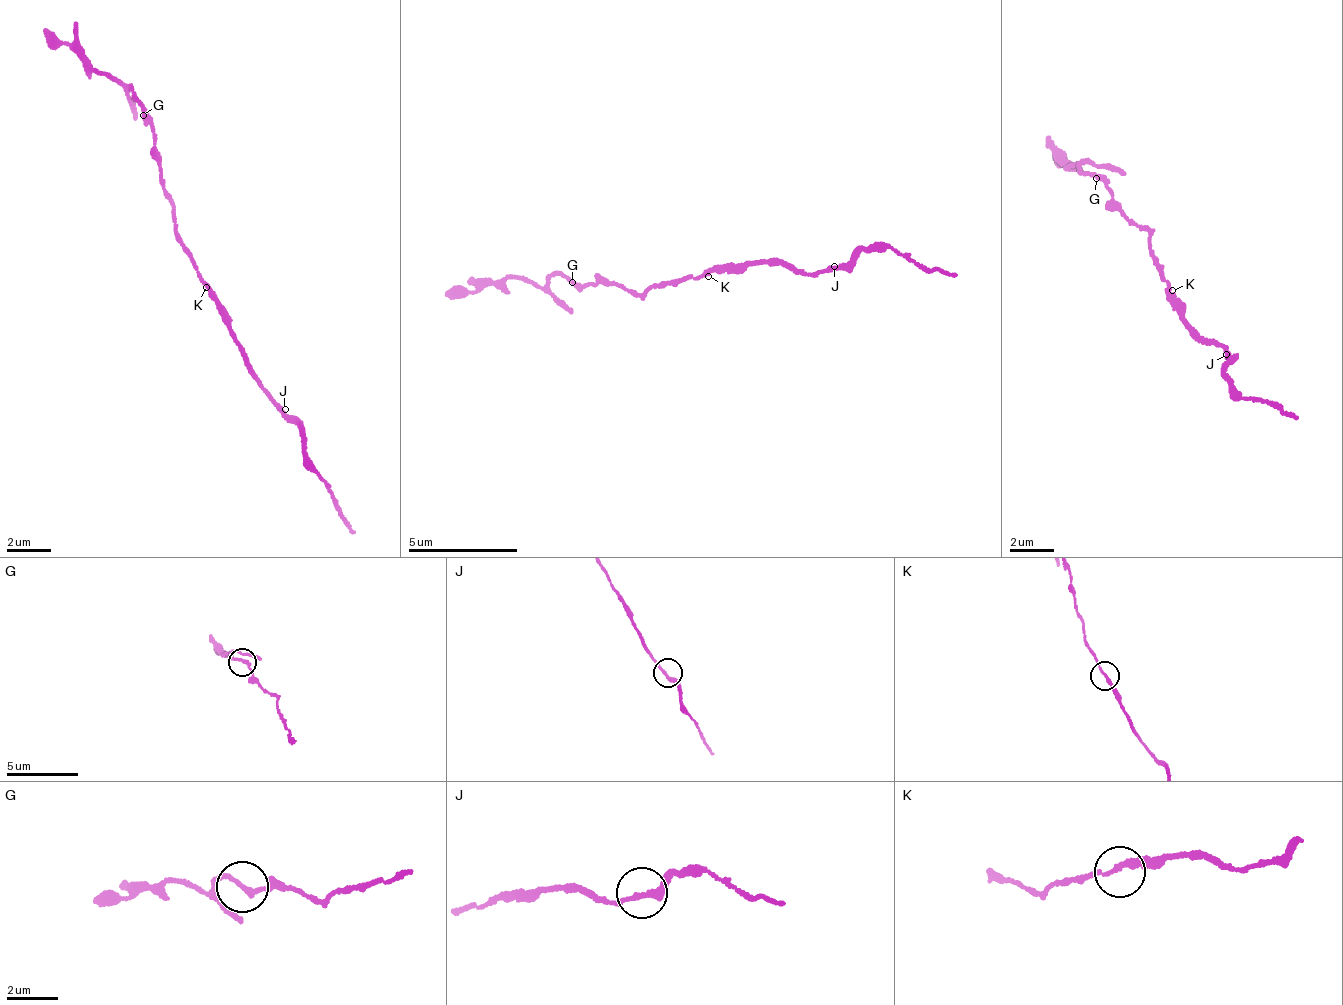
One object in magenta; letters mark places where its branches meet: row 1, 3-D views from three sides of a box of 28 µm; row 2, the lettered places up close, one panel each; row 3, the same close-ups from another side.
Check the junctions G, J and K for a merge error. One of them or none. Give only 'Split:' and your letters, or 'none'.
Split: none

